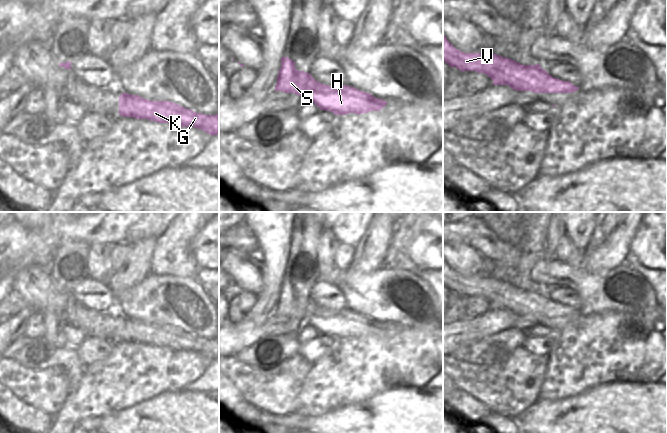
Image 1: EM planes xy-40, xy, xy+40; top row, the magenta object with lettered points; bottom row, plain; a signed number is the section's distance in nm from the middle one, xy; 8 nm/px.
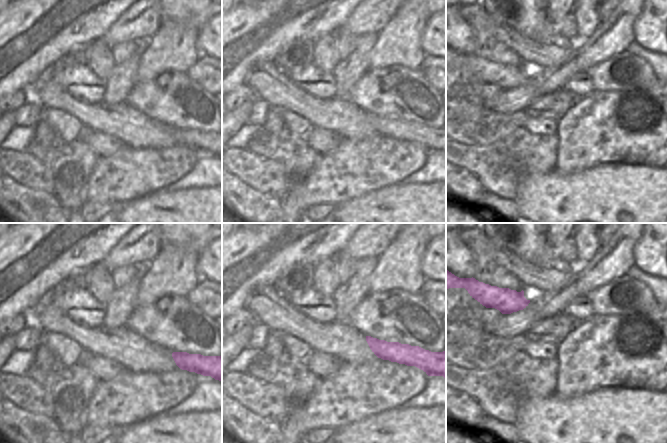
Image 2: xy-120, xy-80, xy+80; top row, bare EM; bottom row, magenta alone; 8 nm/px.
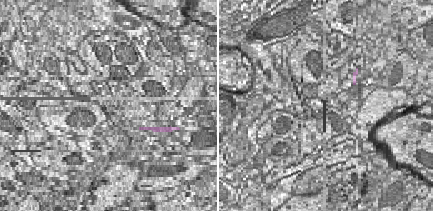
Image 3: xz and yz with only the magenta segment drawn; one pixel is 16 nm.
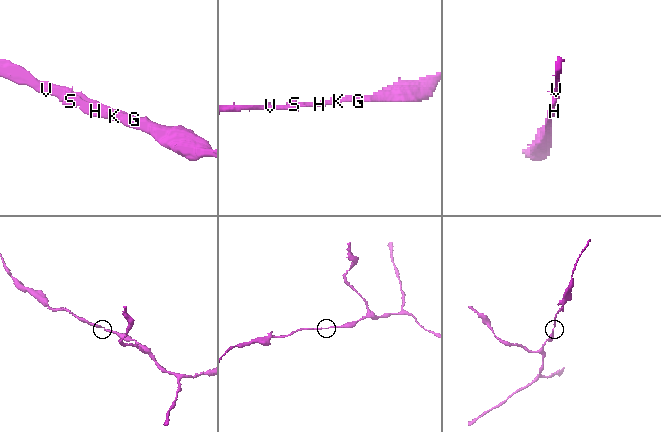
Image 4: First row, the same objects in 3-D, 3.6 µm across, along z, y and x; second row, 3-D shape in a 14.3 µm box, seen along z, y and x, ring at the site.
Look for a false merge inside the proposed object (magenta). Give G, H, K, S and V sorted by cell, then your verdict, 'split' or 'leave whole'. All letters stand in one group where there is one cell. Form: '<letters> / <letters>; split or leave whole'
G H K S V; leave whole

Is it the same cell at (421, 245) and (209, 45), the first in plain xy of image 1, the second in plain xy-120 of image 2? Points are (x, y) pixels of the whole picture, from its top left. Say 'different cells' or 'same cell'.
same cell

